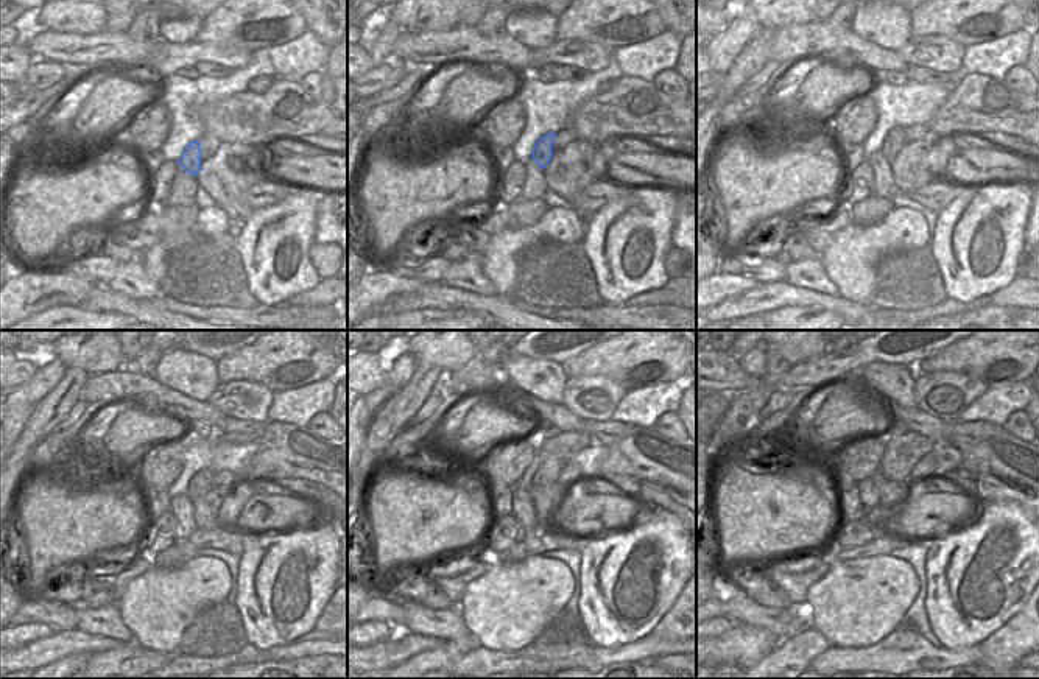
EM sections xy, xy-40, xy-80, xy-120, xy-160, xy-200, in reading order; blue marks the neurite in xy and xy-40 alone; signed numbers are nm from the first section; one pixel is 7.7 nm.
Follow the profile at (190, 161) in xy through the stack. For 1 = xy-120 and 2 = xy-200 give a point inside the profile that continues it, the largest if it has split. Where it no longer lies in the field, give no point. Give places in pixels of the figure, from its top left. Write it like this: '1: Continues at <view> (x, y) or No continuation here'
1: Continues at xy-120 (200, 483)
2: Continues at xy-200 (902, 452)

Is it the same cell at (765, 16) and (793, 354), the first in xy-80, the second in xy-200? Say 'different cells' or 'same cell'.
same cell

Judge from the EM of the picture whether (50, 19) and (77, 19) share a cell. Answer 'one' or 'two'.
one

